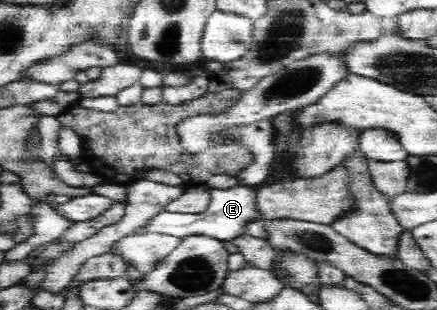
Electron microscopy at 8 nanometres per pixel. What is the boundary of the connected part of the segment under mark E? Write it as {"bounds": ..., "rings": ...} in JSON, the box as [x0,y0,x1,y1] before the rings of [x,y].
{"bounds":[146,185,264,242],"rings":[[[239,185],[233,189],[212,189],[212,191],[210,206],[203,213],[171,213],[165,210],[146,223],[148,231],[167,233],[178,238],[183,237],[183,235],[191,235],[191,233],[207,233],[224,241],[233,242],[237,238],[249,236],[247,227],[255,221],[264,219],[257,203],[256,187]]]}

